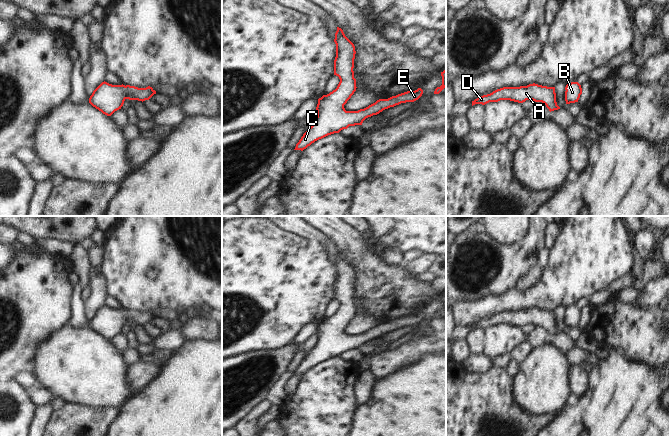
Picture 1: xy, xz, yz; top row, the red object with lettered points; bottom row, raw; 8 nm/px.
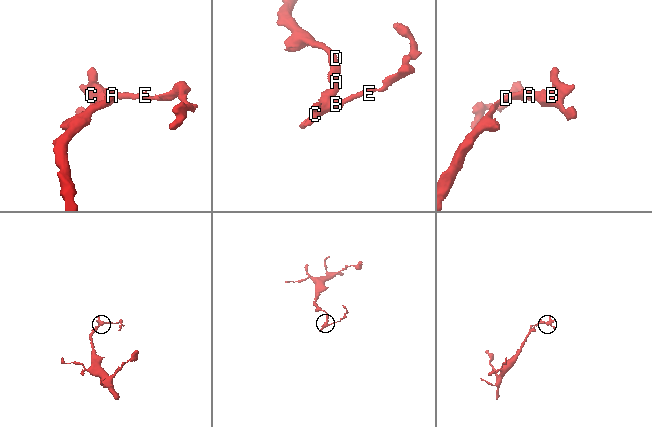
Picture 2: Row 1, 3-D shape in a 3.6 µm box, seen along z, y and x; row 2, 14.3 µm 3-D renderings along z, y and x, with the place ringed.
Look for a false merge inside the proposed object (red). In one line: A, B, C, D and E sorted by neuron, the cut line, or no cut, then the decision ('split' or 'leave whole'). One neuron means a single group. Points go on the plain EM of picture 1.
groups A B C D E; cut none; leave whole

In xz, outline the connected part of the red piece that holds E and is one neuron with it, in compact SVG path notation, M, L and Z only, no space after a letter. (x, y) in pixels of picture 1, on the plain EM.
M337 251L334 266L336 268L334 299L339 301L340 306L335 314L318 323L316 344L303 358L294 374L303 375L319 363L339 357L349 350L362 349L366 342L401 327L414 326L423 318L423 314L418 312L415 315L409 314L388 323L379 323L358 335L346 335L344 329L357 312L353 295L356 275L354 268L339 251Z

